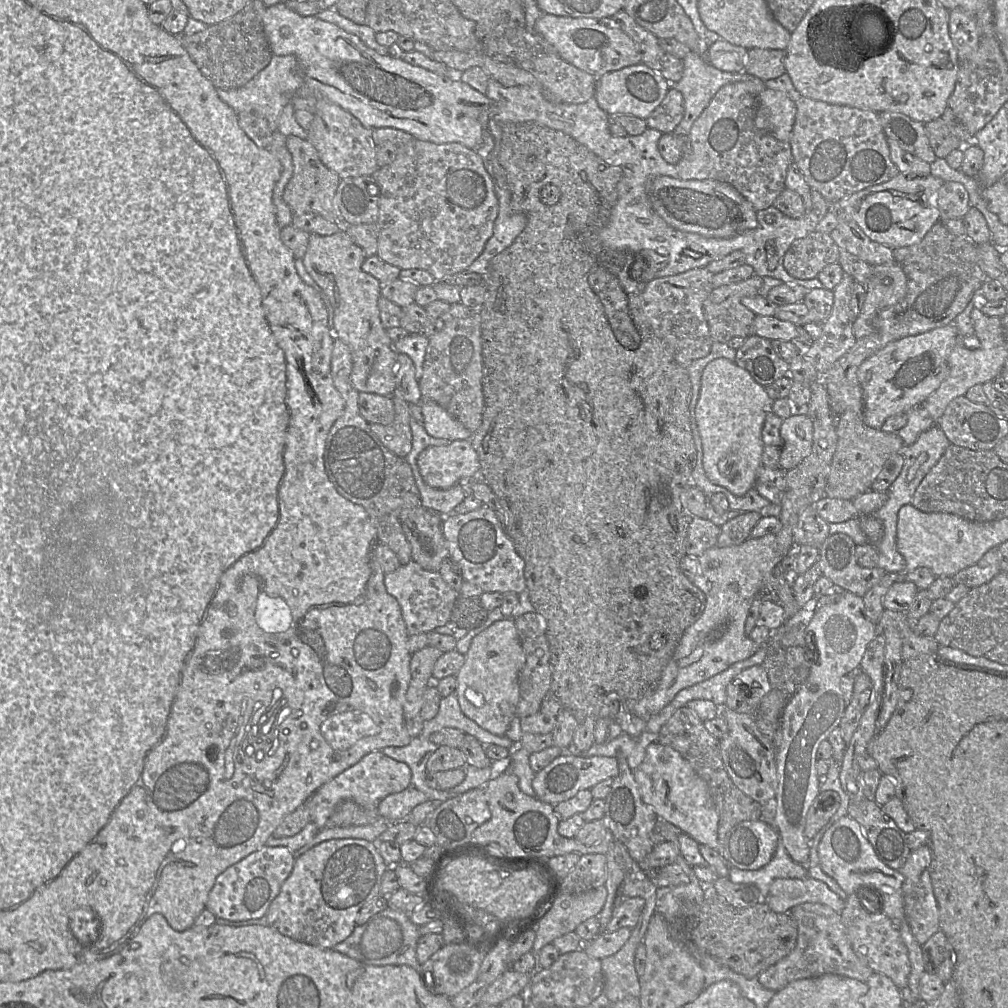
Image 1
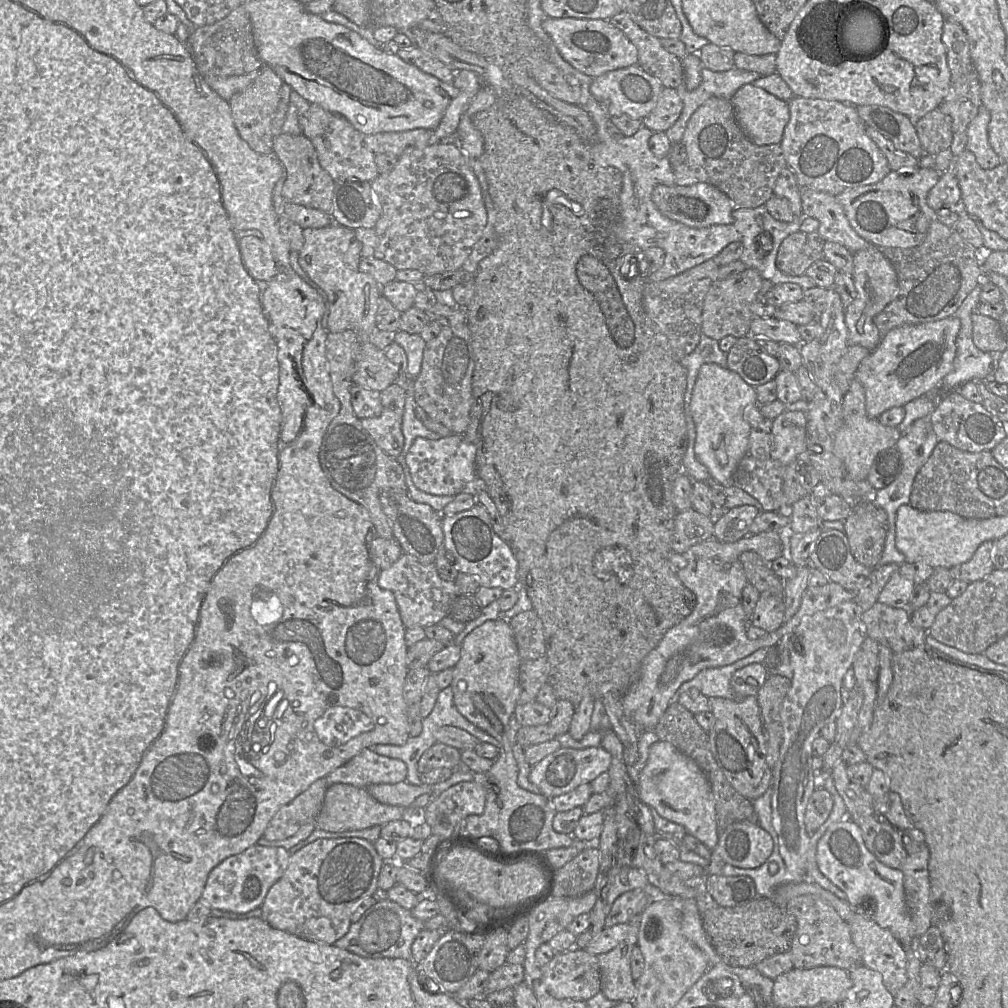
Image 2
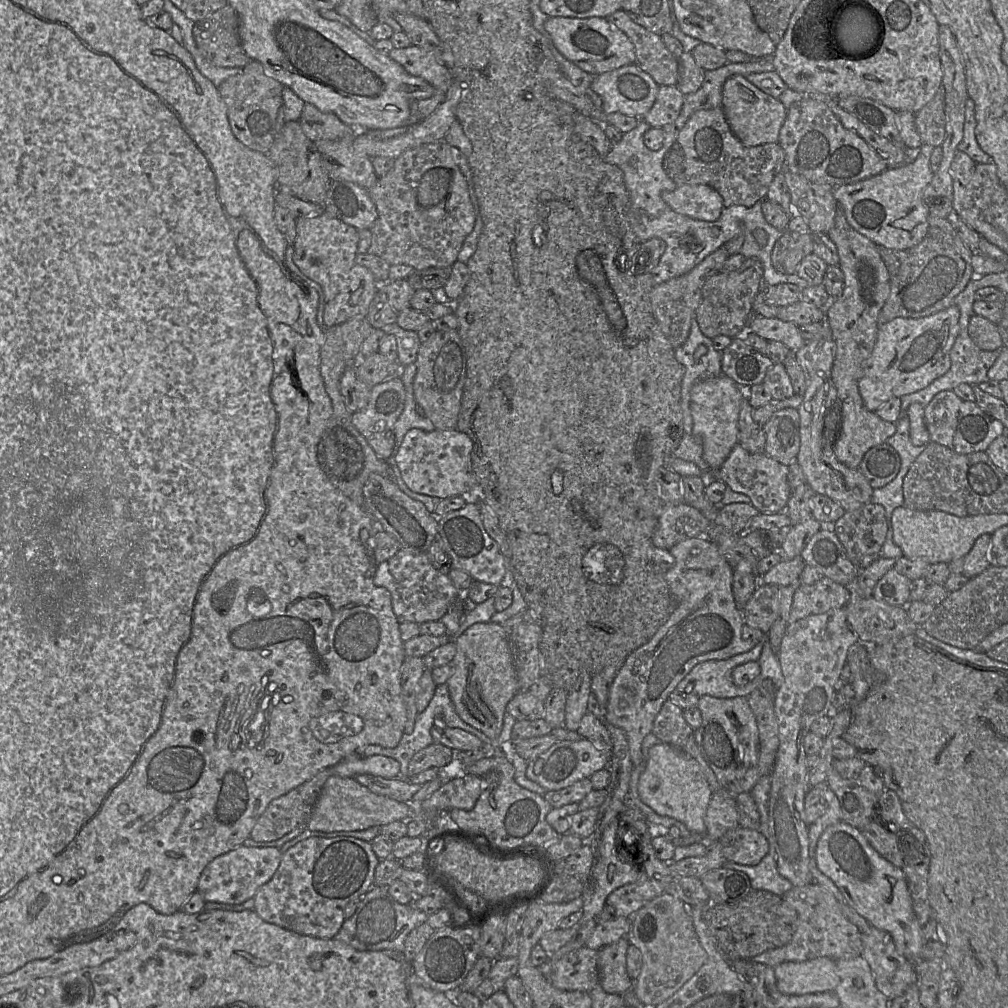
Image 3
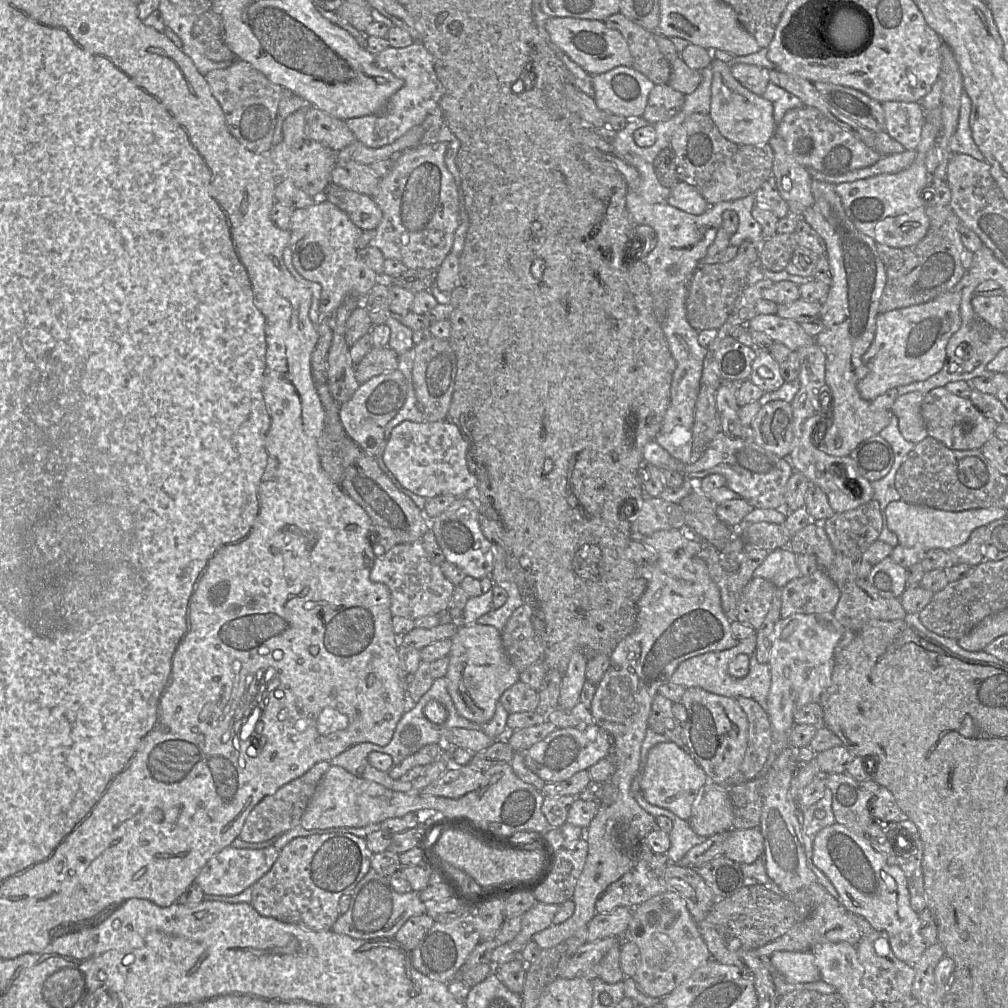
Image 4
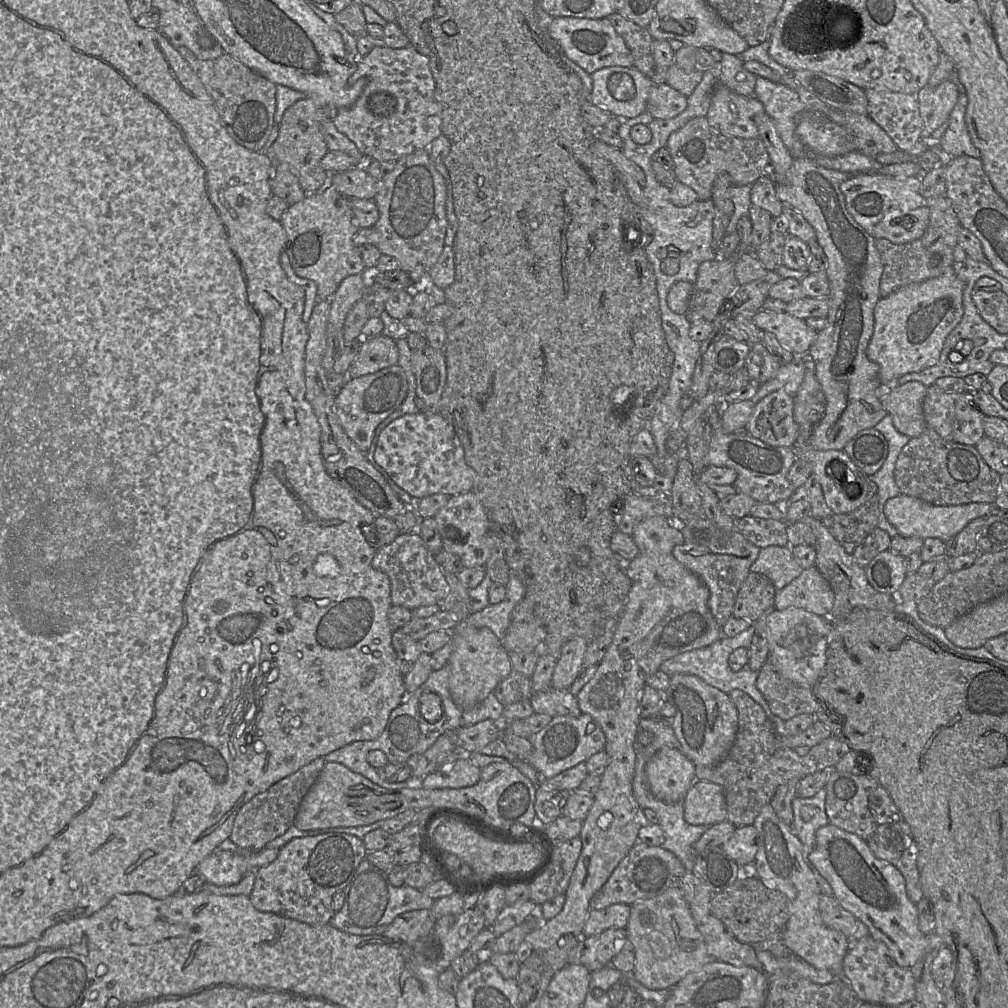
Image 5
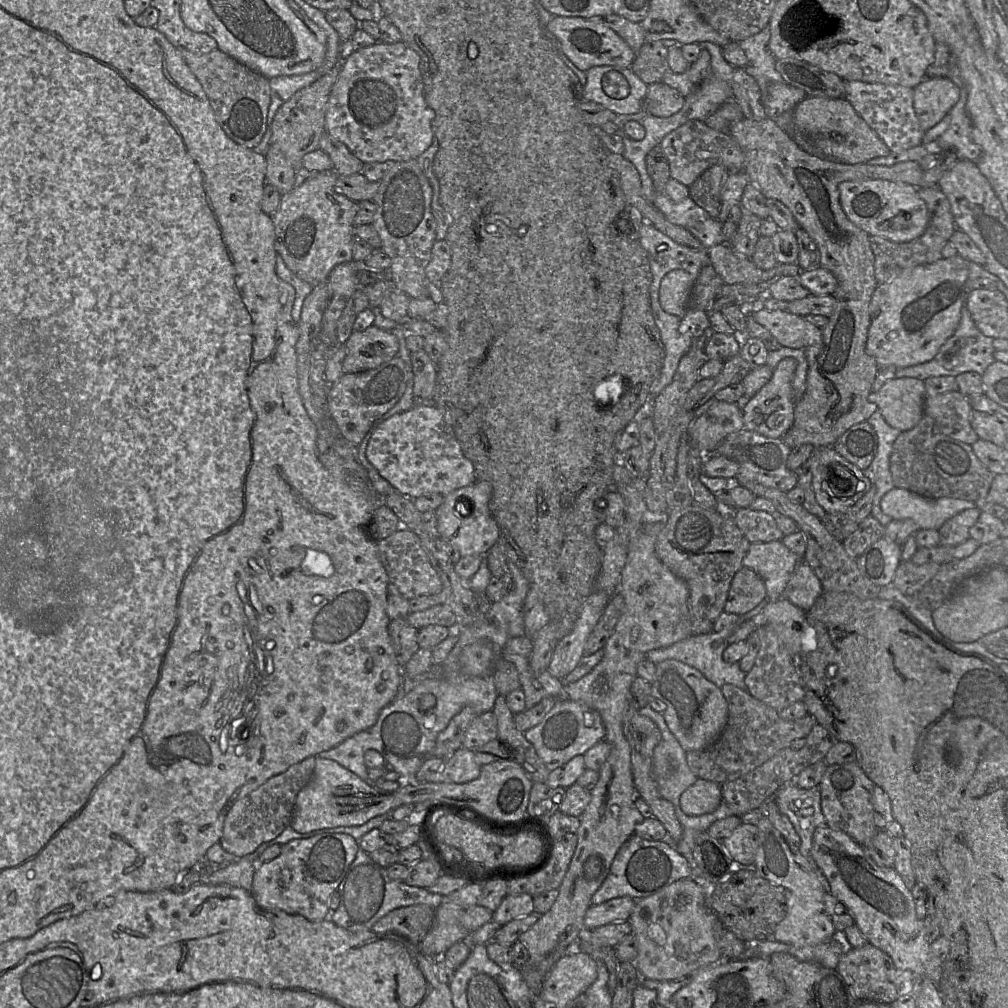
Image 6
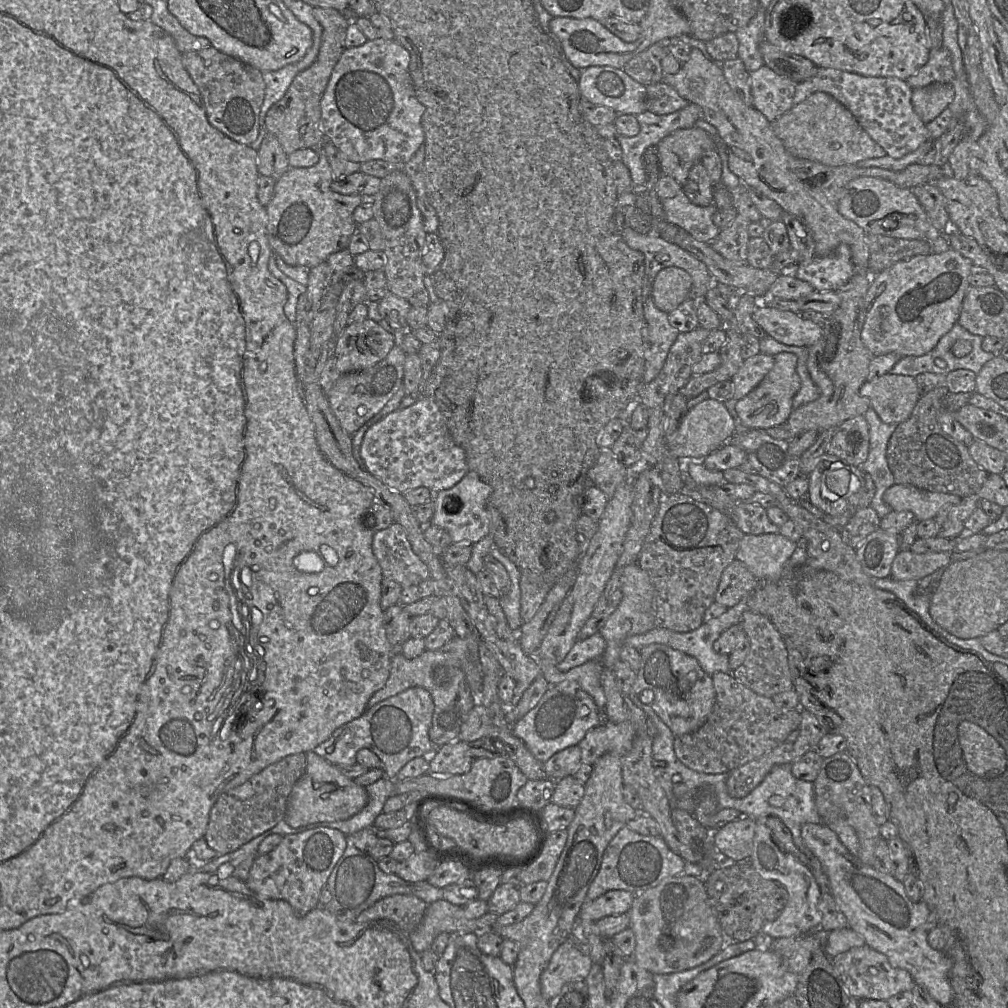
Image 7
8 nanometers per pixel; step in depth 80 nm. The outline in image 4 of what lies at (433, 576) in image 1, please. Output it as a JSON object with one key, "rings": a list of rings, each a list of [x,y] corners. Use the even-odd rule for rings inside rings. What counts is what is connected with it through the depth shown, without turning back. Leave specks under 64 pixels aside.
{"rings":[[[422,540],[411,543],[397,543],[384,555],[376,557],[370,578],[387,585],[391,592],[391,614],[413,620],[445,614],[449,608],[456,586],[445,577],[439,565],[428,557]]]}

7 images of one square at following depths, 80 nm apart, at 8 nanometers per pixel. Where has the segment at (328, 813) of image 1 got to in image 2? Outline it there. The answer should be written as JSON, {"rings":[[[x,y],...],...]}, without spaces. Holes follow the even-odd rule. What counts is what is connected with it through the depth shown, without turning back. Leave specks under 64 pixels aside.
{"rings":[[[366,748],[326,776],[328,787],[335,783],[368,788],[373,784],[406,781],[407,766],[400,760],[377,754]]]}

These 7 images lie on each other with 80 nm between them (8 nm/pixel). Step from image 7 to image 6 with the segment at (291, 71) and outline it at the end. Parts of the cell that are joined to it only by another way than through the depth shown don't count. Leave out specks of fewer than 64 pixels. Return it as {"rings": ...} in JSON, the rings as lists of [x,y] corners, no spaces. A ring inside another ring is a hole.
{"rings":[[[312,71],[306,74],[277,76],[269,79],[271,103],[268,110],[267,125],[271,126],[277,110],[298,90],[312,84],[323,74],[323,71]]]}

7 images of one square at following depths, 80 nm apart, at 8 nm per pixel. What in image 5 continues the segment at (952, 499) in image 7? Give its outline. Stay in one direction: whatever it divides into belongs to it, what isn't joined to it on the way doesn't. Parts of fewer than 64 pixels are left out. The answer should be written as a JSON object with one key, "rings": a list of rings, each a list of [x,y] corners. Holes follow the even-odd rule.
{"rings":[[[900,494],[885,503],[884,512],[888,521],[903,537],[939,538],[944,542],[956,536],[968,523],[979,517],[995,513],[994,503],[970,503],[954,506],[937,506],[919,498]]]}

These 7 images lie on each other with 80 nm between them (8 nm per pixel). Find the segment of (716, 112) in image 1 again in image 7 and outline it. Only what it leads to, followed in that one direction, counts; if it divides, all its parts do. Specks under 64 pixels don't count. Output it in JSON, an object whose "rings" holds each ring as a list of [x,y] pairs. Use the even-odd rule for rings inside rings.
{"rings":[[[693,126],[677,130],[666,136],[658,144],[660,170],[684,186],[691,168],[701,162],[708,152],[716,149],[718,149],[717,139],[702,128]]]}

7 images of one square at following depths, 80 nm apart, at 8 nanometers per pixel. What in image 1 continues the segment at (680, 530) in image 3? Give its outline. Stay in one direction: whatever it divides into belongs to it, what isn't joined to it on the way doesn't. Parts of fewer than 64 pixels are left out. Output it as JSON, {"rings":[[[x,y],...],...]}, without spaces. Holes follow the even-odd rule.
{"rings":[[[691,517],[686,540],[687,556],[699,557],[715,547],[721,528],[707,518]]]}

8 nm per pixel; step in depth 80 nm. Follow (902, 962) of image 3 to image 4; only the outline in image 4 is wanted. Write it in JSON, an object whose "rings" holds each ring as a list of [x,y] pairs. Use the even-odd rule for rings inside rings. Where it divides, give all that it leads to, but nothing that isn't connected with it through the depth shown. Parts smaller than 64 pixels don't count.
{"rings":[[[873,931],[862,936],[856,945],[859,962],[863,968],[861,983],[874,996],[876,1006],[885,1006],[889,1003],[914,1001],[912,999],[912,986],[915,979],[913,965],[899,960],[893,953],[886,933]]]}

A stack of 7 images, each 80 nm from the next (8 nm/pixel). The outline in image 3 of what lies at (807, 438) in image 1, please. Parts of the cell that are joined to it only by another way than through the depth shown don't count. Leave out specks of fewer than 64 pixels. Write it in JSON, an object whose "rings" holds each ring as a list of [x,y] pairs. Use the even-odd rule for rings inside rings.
{"rings":[[[777,409],[762,425],[766,434],[765,453],[789,466],[800,450],[800,415],[797,409]]]}

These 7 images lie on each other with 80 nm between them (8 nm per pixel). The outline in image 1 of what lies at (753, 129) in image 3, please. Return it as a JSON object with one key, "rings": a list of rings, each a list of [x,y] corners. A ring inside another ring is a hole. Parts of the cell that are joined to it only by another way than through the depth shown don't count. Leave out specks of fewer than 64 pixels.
{"rings":[[[766,88],[758,97],[755,126],[780,141],[789,142],[796,114],[795,102],[780,91]]]}

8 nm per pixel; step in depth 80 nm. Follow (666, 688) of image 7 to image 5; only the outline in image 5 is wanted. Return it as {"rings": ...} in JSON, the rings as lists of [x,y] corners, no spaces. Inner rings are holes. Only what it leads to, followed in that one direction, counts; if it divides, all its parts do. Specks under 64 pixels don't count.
{"rings":[[[689,674],[670,675],[669,687],[662,694],[664,700],[676,708],[675,716],[669,721],[683,753],[695,765],[712,766],[720,762],[732,748],[738,730],[738,711],[728,694]]]}

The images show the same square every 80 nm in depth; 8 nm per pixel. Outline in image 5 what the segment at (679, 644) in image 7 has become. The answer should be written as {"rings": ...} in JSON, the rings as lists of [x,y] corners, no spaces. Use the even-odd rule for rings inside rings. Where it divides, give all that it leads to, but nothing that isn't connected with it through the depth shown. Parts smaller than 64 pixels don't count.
{"rings":[[[751,624],[748,629],[744,630],[736,636],[722,637],[720,640],[714,642],[707,647],[691,650],[676,655],[675,657],[665,661],[661,665],[660,670],[668,674],[669,676],[673,674],[689,674],[697,676],[704,680],[710,686],[717,688],[726,694],[729,694],[732,690],[741,690],[747,693],[763,708],[763,710],[771,720],[774,730],[779,735],[784,735],[785,725],[783,720],[770,710],[768,702],[756,686],[758,671],[753,671],[749,668],[749,666],[746,665],[741,670],[735,672],[729,666],[728,659],[730,654],[740,647],[748,649],[751,645],[754,633],[755,629]]]}

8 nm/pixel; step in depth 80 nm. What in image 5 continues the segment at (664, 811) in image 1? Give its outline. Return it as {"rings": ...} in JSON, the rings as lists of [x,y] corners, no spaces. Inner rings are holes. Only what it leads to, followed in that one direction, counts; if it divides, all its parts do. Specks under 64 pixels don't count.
{"rings":[[[662,747],[647,761],[646,779],[655,798],[666,803],[684,801],[697,780],[695,764],[678,749]]]}

